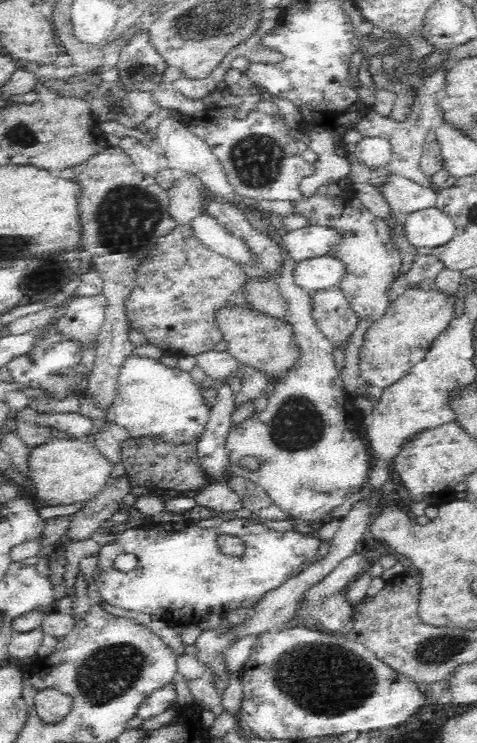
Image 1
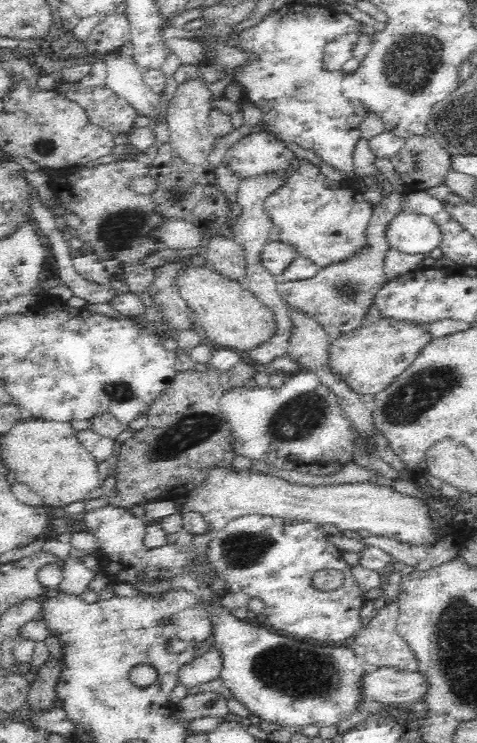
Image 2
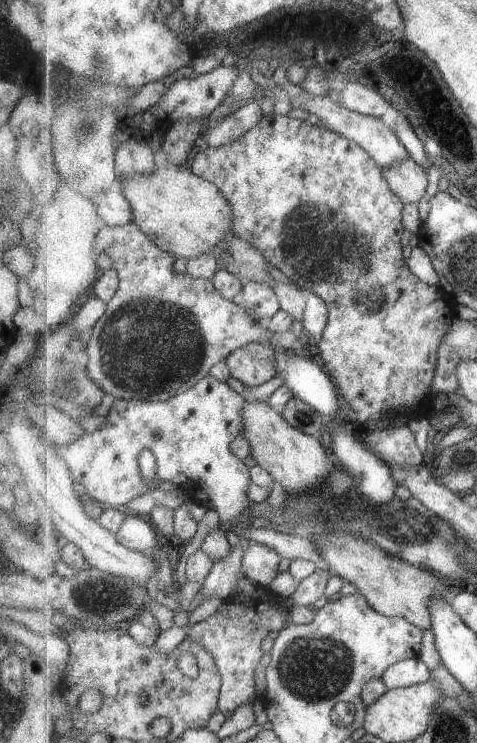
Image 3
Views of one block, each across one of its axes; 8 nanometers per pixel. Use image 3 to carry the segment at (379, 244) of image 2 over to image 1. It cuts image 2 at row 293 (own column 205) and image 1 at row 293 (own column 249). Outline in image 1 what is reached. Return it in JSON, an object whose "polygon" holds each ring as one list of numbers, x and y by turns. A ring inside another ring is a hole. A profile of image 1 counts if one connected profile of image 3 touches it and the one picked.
{"polygon":[[339,285,314,291,311,296,313,318,324,337,335,346,348,345,358,324,358,315,350,307]]}

